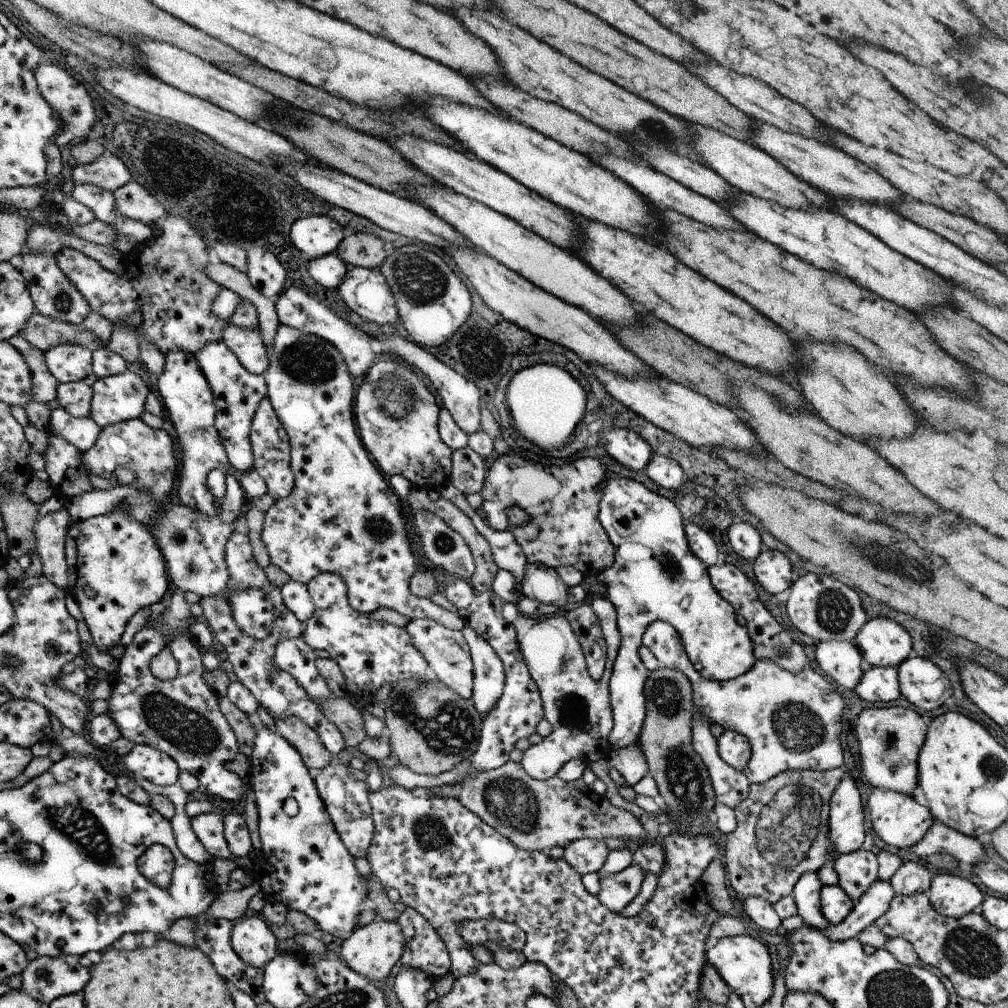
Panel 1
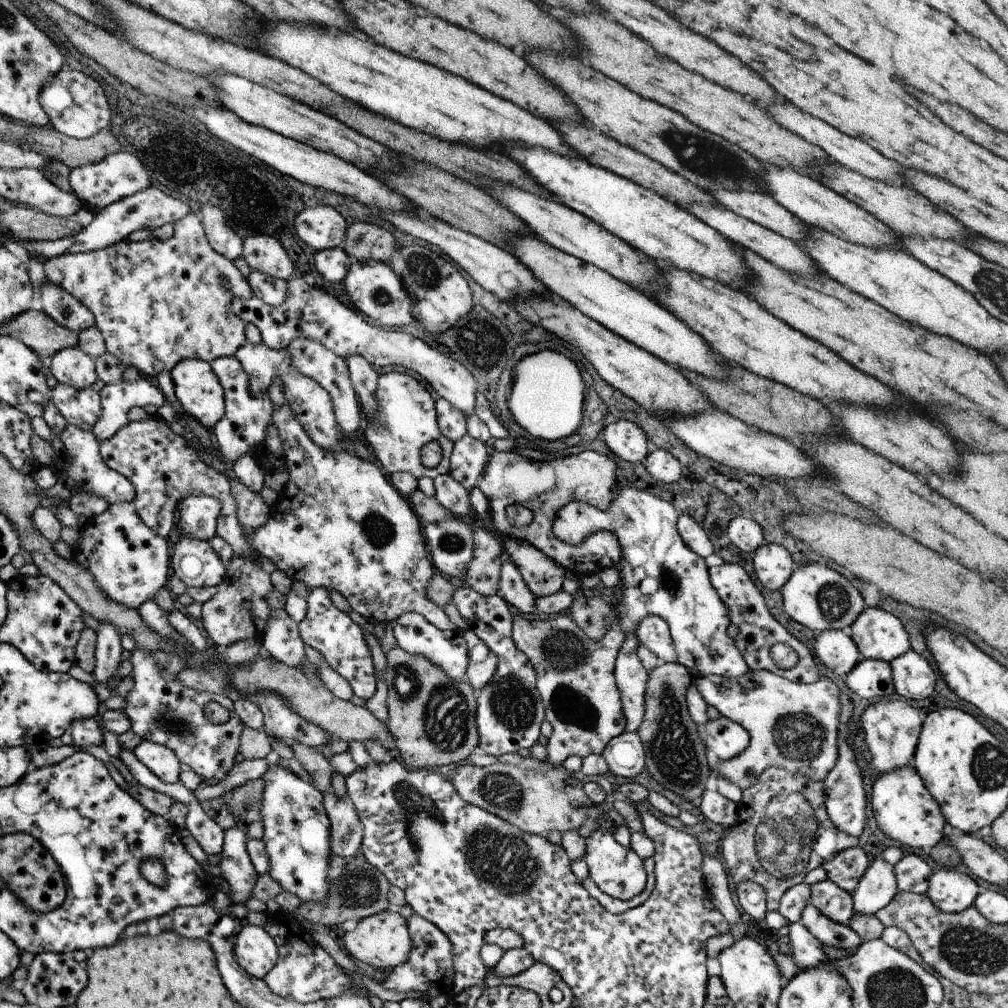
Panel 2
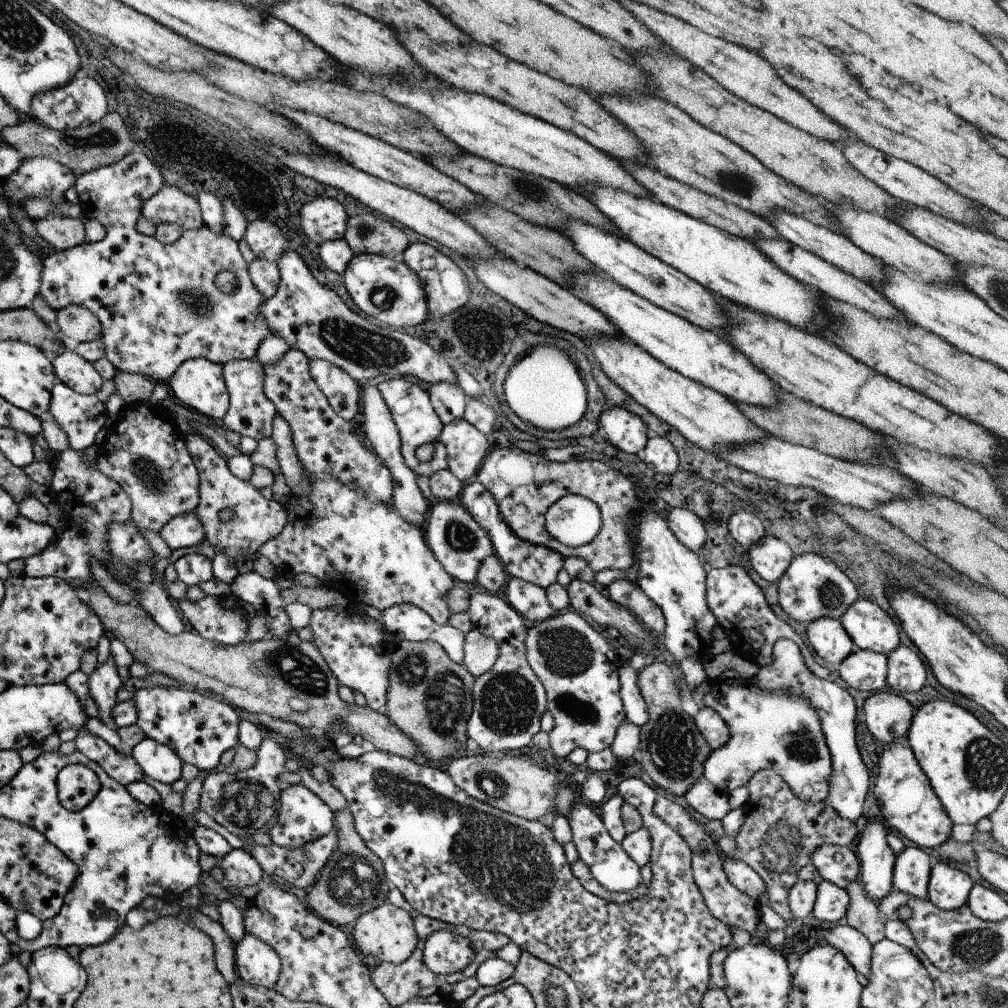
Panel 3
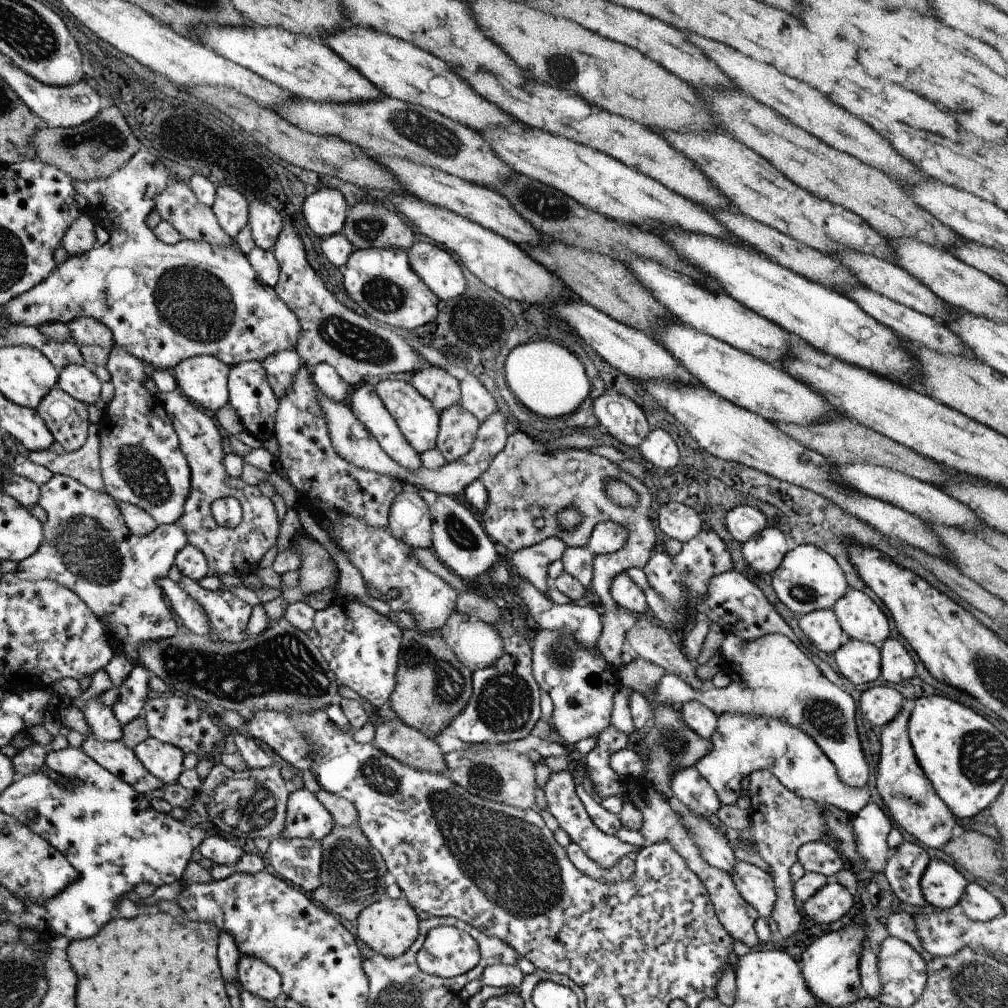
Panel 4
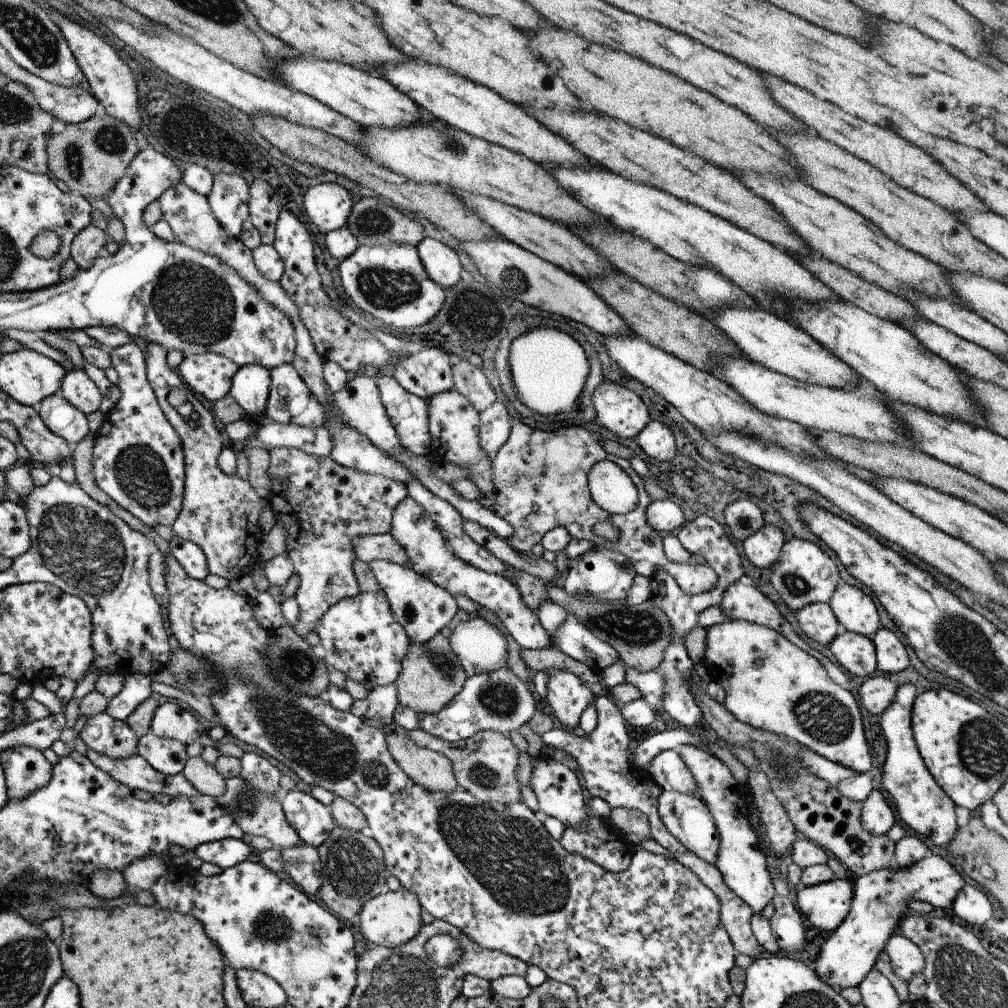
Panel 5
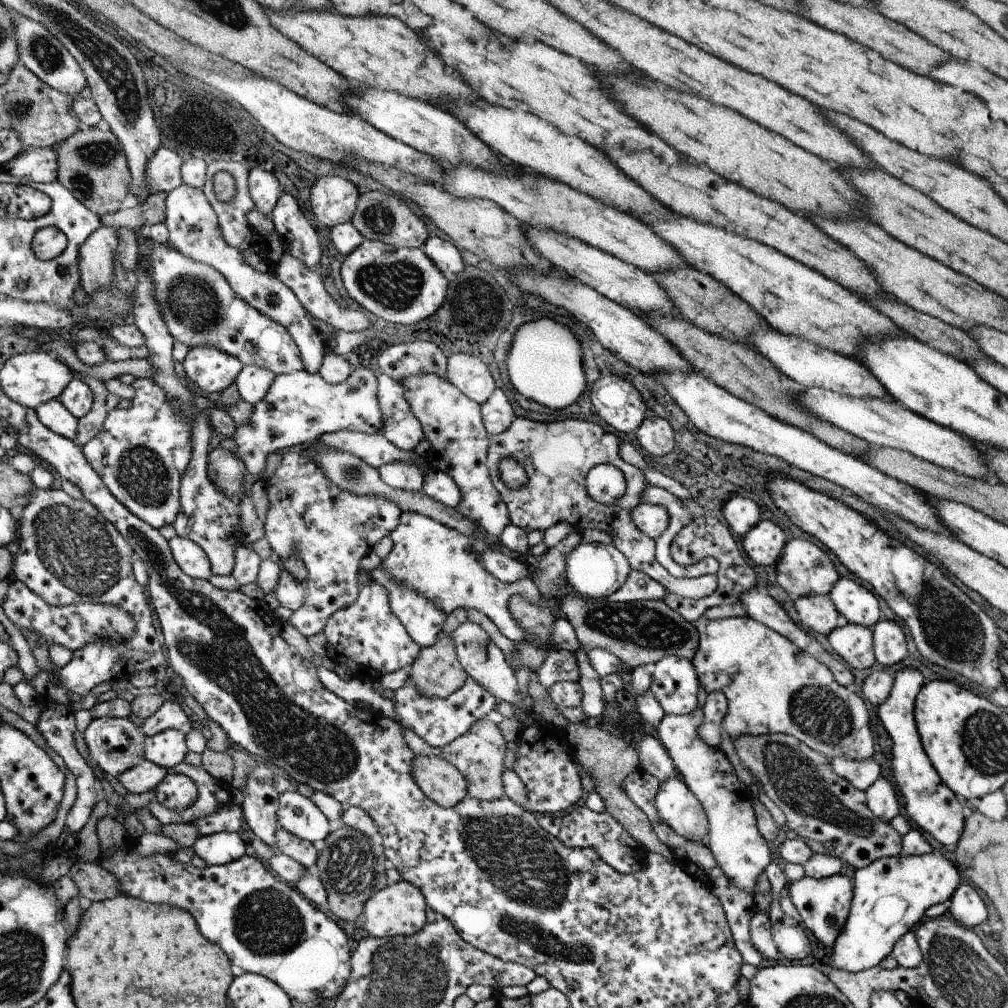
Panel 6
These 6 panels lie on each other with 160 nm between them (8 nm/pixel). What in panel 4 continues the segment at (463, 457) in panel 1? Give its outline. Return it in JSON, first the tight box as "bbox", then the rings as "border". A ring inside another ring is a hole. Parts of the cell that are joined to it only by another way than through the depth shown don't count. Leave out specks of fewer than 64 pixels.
{"bbox":[436,403,479,462],"border":[[[461,403],[446,408],[440,413],[436,449],[447,462],[460,460],[476,442],[479,426],[478,420]]]}

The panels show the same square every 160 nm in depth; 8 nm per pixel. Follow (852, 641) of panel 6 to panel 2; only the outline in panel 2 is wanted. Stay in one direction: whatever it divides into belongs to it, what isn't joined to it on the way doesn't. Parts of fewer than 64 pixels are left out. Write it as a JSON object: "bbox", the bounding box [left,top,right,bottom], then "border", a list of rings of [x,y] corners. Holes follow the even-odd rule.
{"bbox":[846,659,895,698],"border":[[[864,659],[846,675],[848,688],[862,698],[888,697],[895,688],[889,662]]]}

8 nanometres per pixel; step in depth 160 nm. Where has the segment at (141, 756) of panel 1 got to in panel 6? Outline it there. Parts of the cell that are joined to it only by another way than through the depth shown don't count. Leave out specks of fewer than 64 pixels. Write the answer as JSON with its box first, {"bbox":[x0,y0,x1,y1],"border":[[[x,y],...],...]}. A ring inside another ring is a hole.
{"bbox":[145,728,188,768],"border":[[[172,728],[155,736],[145,736],[145,759],[162,768],[177,767],[187,756],[188,742],[184,740],[184,733]]]}

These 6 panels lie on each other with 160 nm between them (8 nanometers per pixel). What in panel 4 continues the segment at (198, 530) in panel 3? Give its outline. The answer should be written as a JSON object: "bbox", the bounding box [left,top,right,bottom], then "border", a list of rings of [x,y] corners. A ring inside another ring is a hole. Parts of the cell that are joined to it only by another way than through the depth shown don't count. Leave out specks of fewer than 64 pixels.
{"bbox":[15,473,188,666],"border":[[[59,473],[53,474],[52,478],[48,480],[48,483],[40,485],[39,488],[39,505],[48,514],[48,520],[44,522],[45,539],[42,540],[41,547],[38,548],[38,551],[33,556],[30,556],[29,558],[26,558],[18,563],[18,570],[16,570],[15,576],[20,577],[21,580],[31,582],[46,579],[52,580],[58,582],[60,585],[65,585],[68,589],[72,589],[73,592],[76,593],[77,596],[80,597],[81,600],[93,610],[94,614],[98,616],[98,619],[102,620],[106,633],[113,642],[114,651],[120,650],[120,652],[122,652],[122,654],[124,654],[128,660],[132,660],[132,664],[135,666],[139,665],[138,648],[140,648],[140,644],[154,642],[154,640],[161,640],[162,638],[171,638],[174,636],[174,634],[176,634],[176,632],[178,632],[178,626],[176,626],[174,616],[172,616],[172,612],[170,612],[170,608],[168,608],[168,602],[164,600],[165,593],[162,592],[162,586],[158,584],[158,580],[160,580],[160,578],[166,578],[166,574],[168,574],[170,566],[175,564],[178,552],[181,552],[181,550],[187,546],[188,536],[186,536],[185,529],[182,528],[182,526],[178,523],[173,523],[159,525],[151,534],[148,534],[148,536],[134,536],[126,527],[126,522],[124,521],[124,518],[122,518],[122,512],[120,512],[120,508],[118,508],[118,501],[110,496],[110,494],[107,494],[104,489],[102,492],[94,492],[94,490],[90,490],[90,488],[87,488],[78,480]]]}

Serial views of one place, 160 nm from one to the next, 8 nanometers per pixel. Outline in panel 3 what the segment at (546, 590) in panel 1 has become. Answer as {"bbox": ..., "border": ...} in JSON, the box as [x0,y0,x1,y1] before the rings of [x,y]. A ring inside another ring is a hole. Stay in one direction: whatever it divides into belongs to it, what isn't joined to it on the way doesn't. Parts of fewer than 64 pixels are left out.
{"bbox":[460,479,565,590],"border":[[[474,479],[467,482],[462,489],[460,503],[489,534],[494,553],[500,559],[509,578],[516,577],[537,584],[544,590],[549,584],[557,582],[557,574],[563,567],[565,558],[557,550],[519,539],[504,522],[493,494],[486,490],[481,482]]]}

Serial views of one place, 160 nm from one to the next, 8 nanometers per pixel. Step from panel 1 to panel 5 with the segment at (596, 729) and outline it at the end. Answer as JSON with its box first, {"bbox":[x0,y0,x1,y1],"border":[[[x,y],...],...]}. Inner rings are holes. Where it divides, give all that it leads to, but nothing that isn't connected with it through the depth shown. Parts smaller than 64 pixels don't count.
{"bbox":[545,669,596,730],"border":[[[549,669],[545,709],[569,730],[580,726],[584,710],[595,704],[596,694],[572,672]]]}

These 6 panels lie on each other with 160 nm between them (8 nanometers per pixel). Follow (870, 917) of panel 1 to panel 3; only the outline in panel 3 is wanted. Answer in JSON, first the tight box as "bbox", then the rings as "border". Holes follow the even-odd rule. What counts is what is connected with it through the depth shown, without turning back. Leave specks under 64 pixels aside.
{"bbox":[853,821,896,899],"border":[[[868,821],[853,848],[860,863],[859,876],[862,877],[866,894],[872,899],[888,896],[893,890],[896,854],[888,844],[884,825],[879,821]]]}

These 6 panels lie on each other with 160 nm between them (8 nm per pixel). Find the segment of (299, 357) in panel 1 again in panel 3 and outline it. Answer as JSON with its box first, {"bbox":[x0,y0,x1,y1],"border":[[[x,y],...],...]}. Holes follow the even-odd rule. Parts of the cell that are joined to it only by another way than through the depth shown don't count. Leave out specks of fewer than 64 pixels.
{"bbox":[259,360,454,625],"border":[[[309,360],[309,373],[331,404],[332,410],[351,422],[360,410],[360,386],[353,377],[330,361]],[[305,469],[304,473],[308,476],[308,479],[313,486],[312,493],[306,498],[296,498],[292,502],[295,506],[288,510],[289,522],[285,526],[284,530],[276,539],[270,539],[268,543],[262,546],[259,551],[264,555],[274,566],[277,568],[277,576],[292,578],[298,572],[306,572],[310,576],[316,576],[318,580],[322,582],[326,587],[338,589],[346,598],[350,600],[350,603],[357,607],[357,604],[364,603],[370,606],[375,606],[380,612],[394,605],[401,605],[402,603],[410,603],[421,608],[426,614],[429,614],[435,623],[439,625],[445,625],[449,622],[451,615],[449,604],[447,601],[447,593],[454,587],[454,579],[444,570],[444,567],[436,560],[434,553],[424,544],[424,536],[420,532],[420,527],[411,525],[406,522],[399,513],[397,513],[390,505],[385,505],[380,502],[375,503],[370,499],[367,499],[363,493],[360,493],[356,489],[351,489],[349,486],[342,484],[339,480],[332,477],[310,475]]]}

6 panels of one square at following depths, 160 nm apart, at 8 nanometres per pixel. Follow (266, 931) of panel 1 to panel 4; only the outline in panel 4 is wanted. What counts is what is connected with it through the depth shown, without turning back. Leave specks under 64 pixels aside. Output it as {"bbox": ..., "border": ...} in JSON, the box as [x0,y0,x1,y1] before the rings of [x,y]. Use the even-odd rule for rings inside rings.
{"bbox":[236,954,283,1000],"border":[[[241,954],[236,968],[237,983],[241,990],[246,990],[263,1000],[275,1000],[283,995],[281,988],[281,974],[270,964]]]}

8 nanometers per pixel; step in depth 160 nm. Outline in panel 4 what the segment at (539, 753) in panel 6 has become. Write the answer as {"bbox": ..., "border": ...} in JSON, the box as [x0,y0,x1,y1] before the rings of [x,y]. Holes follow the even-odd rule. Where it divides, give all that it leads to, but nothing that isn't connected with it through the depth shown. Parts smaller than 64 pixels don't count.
{"bbox":[544,770,638,868],"border":[[[569,770],[563,772],[554,772],[550,774],[546,786],[544,786],[544,793],[546,794],[546,802],[548,803],[548,811],[554,816],[558,825],[568,834],[571,842],[576,846],[582,848],[582,852],[594,860],[596,864],[600,864],[602,868],[612,868],[614,864],[618,864],[618,860],[622,860],[624,856],[631,856],[638,852],[636,846],[622,842],[616,835],[610,836],[605,834],[594,825],[594,822],[588,816],[584,805],[578,794],[576,794],[576,786],[574,777]]]}

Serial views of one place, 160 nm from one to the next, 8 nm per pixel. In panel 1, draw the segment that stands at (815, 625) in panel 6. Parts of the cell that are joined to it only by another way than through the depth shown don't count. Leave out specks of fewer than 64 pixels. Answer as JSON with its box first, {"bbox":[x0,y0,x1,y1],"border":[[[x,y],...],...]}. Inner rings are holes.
{"bbox":[815,641,866,690],"border":[[[820,641],[815,649],[816,662],[825,676],[850,690],[859,683],[866,665],[854,641]]]}

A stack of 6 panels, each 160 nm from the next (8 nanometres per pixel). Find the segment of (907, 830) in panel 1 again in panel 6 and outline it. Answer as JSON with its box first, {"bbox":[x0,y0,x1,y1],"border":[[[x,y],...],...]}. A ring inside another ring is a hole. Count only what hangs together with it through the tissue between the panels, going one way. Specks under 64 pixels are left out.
{"bbox":[878,668,965,850],"border":[[[902,668],[896,672],[890,695],[878,708],[878,718],[894,746],[894,786],[900,791],[904,812],[918,828],[932,835],[945,848],[954,850],[964,831],[965,818],[962,810],[965,803],[947,788],[930,763],[920,742],[916,728],[914,708],[916,696],[924,686],[924,678],[916,668]]]}

